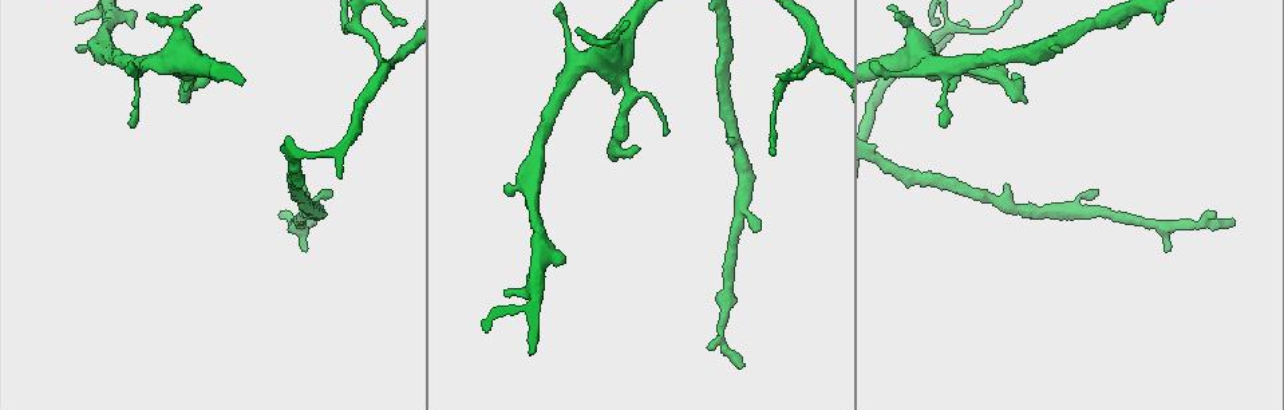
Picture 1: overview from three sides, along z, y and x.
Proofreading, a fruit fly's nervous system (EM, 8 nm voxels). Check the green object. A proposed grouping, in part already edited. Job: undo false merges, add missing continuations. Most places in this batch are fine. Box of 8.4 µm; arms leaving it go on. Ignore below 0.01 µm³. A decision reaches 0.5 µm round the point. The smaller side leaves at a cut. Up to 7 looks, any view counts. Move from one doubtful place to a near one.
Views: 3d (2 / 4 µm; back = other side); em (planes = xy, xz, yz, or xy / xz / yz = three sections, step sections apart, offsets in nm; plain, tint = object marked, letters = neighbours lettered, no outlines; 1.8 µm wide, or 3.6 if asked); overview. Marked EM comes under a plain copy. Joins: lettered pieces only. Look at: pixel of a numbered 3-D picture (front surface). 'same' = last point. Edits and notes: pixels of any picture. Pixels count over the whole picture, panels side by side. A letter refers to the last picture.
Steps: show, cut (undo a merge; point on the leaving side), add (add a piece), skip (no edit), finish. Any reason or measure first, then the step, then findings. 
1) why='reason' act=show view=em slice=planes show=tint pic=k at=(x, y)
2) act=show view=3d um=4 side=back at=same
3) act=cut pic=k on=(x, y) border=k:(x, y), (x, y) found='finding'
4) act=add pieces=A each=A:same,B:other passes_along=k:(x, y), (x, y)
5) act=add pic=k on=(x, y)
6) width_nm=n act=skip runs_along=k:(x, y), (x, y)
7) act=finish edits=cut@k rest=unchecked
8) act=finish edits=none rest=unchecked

why='an open end' act=show view=3d um=4 pic=1 at=(1096, 189)

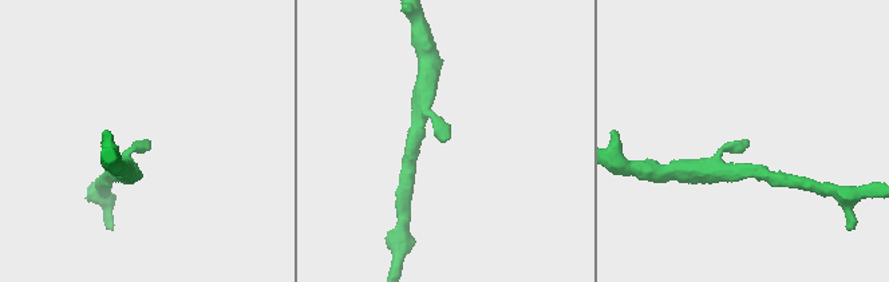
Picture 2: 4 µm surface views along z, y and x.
act=show view=em slice=planes show=letters pic=2 at=(447, 137)

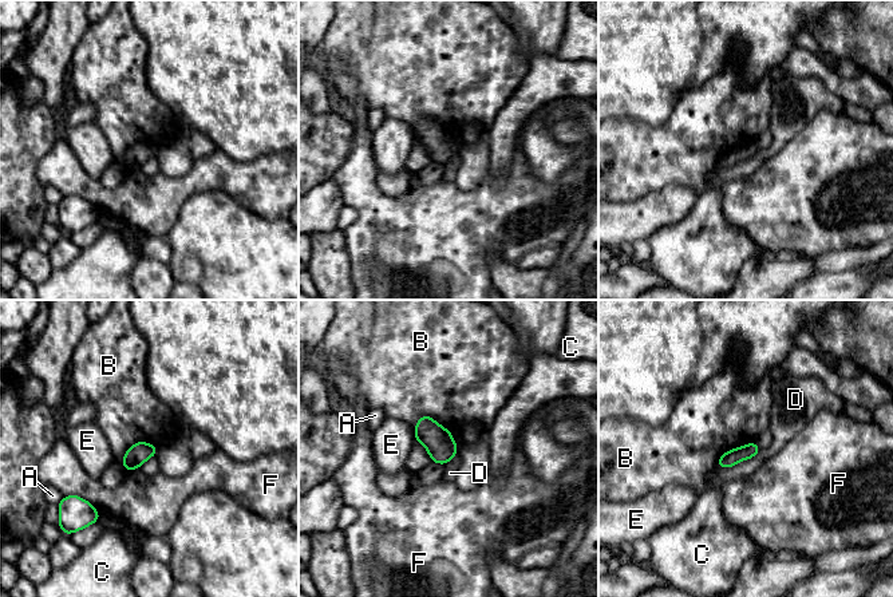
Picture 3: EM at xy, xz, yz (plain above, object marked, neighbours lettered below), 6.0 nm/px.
act=skip each=A:other,B:other,C:other,D:other,E:other,F:other border=3:(414, 426), (430, 415), (455, 443) found='no lettered piece goes on from it'

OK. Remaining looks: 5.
why='sudden change in width' act=show view=3d um=4 pic=1 at=(626, 95)

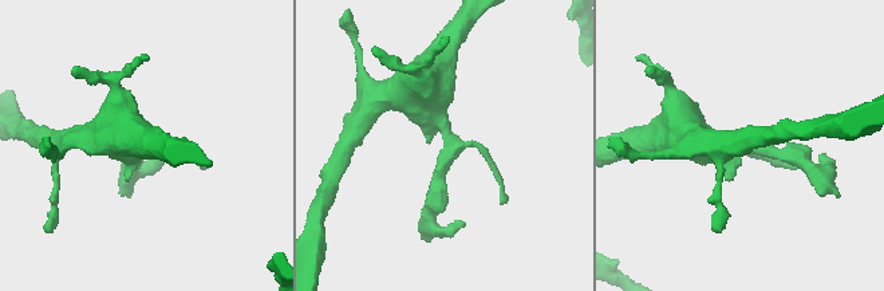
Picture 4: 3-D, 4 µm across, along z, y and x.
act=show view=em slice=planes show=tint pic=4 at=(447, 140)

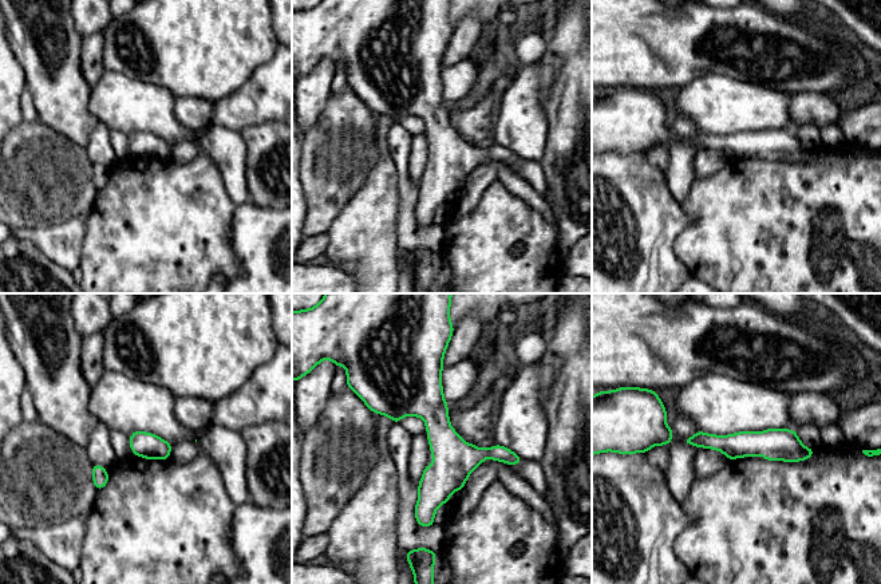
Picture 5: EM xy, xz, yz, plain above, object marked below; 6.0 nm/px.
act=show view=em slice=planes show=letters at=same

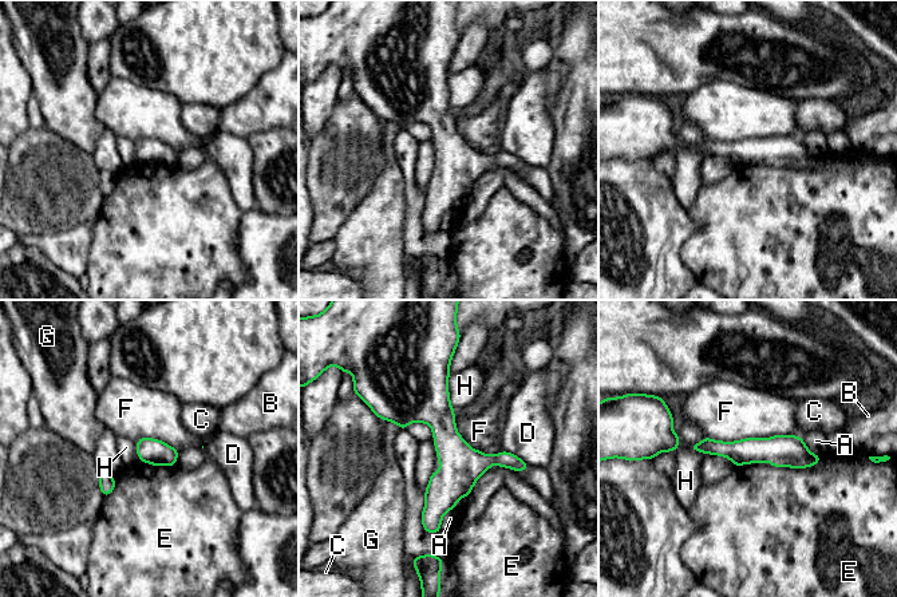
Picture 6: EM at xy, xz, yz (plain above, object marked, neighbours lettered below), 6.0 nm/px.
width_nm=150 act=skip each=A:other,B:other,C:other,D:other,E:other,F:other,G:other,H:other runs_along=6:(442, 370), (447, 485), (434, 529) found='one cell here'

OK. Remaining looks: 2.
act=show view=em slice=xy step=4 show=tint pic=1 at=(151, 14)

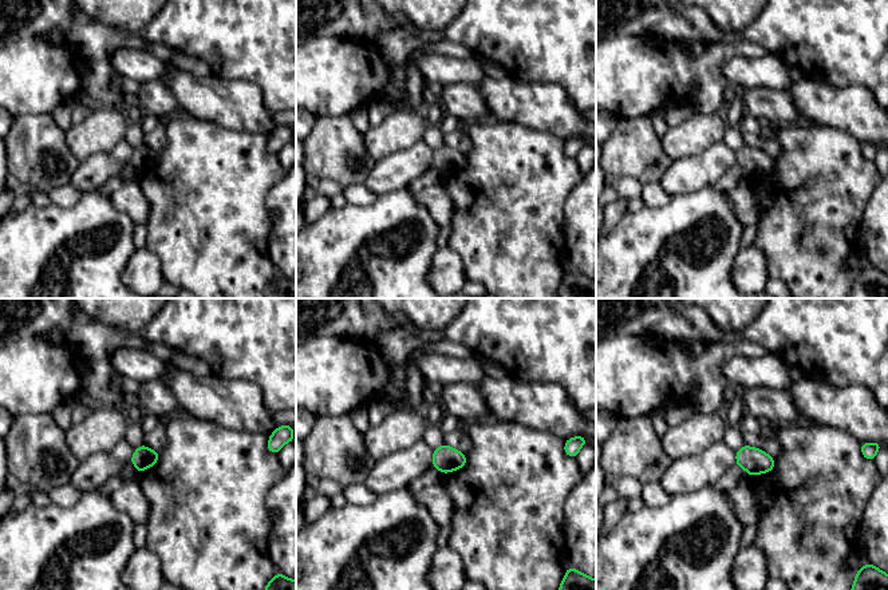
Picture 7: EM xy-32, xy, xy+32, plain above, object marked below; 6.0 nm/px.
why='cut it another way' act=show view=em slice=planes show=letters at=same

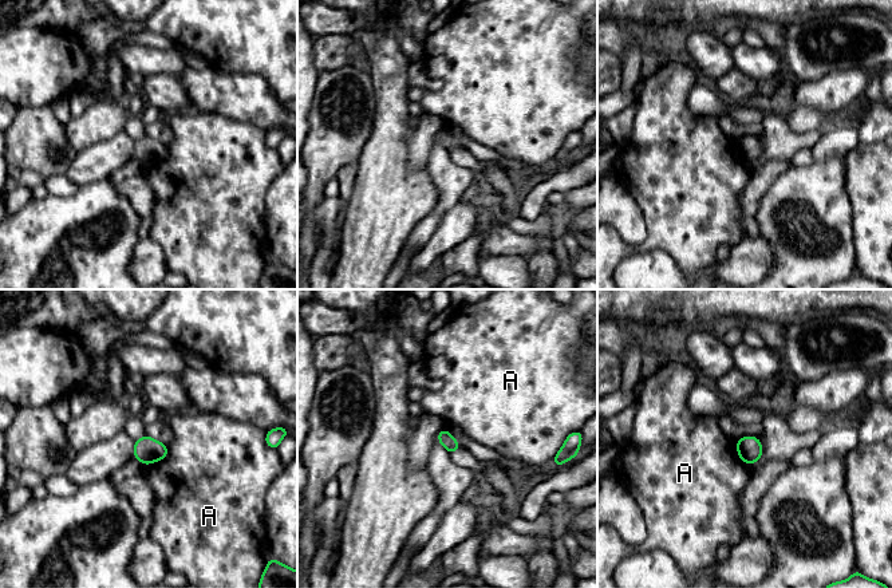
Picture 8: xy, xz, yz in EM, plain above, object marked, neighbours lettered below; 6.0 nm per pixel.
width_nm=90 act=skip each=A:other border=8:(166, 445), (166, 456), (146, 465) found='none of them fits'

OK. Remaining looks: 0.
act=finish edits=none rest=unchecked

